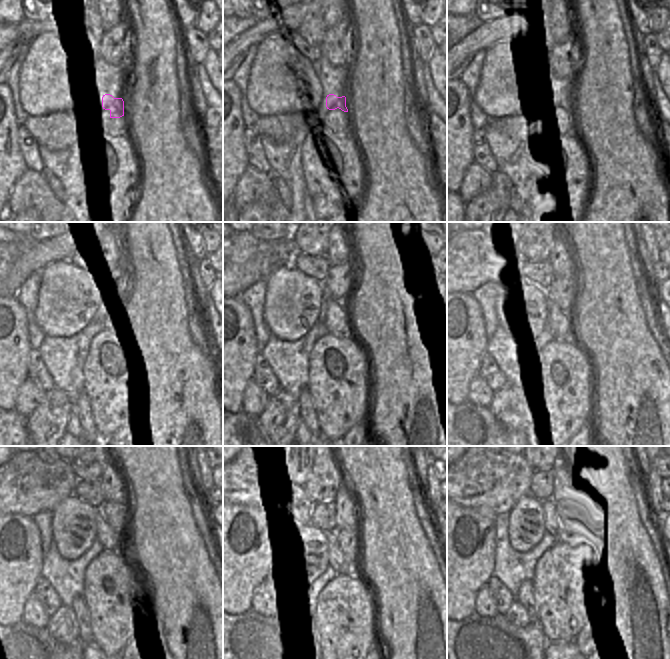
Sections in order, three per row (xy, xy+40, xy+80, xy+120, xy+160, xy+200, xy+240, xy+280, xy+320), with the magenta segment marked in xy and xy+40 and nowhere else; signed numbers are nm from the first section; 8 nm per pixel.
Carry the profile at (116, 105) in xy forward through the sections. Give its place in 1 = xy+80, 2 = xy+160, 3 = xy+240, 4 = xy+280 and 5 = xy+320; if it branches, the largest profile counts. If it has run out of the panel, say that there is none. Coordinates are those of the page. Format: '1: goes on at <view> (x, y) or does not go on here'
1: goes on at xy+80 (557, 100)
2: goes on at xy+160 (337, 323)
3: goes on at xy+240 (105, 534)
4: goes on at xy+280 (327, 510)
5: goes on at xy+320 (549, 508)

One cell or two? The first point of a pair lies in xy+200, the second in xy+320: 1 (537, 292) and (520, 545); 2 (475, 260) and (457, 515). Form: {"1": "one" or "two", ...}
{"1": "one", "2": "two"}

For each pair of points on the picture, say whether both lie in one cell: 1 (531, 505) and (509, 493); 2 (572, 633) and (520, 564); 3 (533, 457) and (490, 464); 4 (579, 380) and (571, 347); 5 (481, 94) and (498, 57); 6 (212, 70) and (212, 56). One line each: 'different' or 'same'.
1: different
2: different
3: different
4: same
5: same
6: same

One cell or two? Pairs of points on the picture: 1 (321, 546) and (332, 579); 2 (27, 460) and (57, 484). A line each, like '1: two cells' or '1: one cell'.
1: two cells
2: one cell

